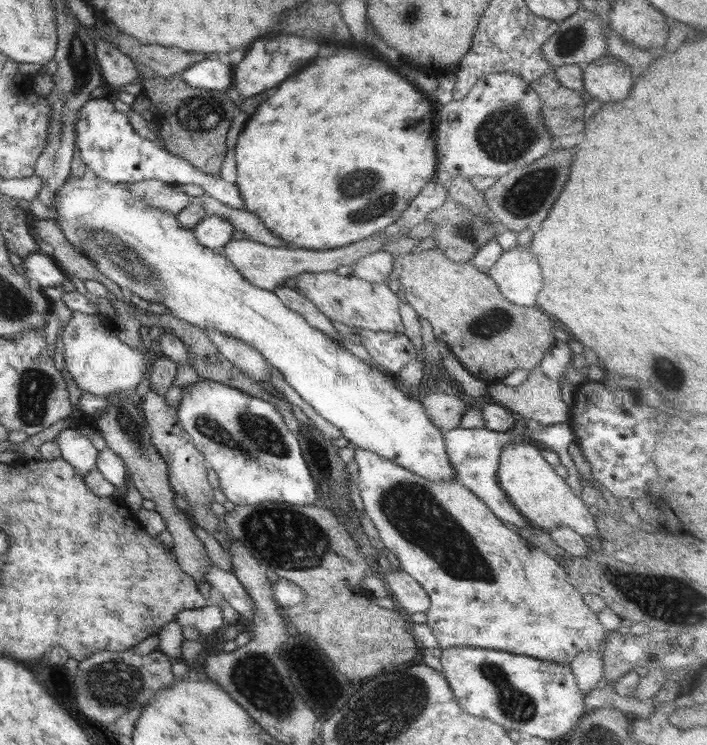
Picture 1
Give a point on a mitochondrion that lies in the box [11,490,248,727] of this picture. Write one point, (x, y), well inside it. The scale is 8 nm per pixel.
(112, 683)

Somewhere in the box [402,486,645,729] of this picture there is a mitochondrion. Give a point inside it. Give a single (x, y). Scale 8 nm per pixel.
(516, 707)

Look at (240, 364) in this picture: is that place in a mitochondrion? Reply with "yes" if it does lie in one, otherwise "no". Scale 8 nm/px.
no

